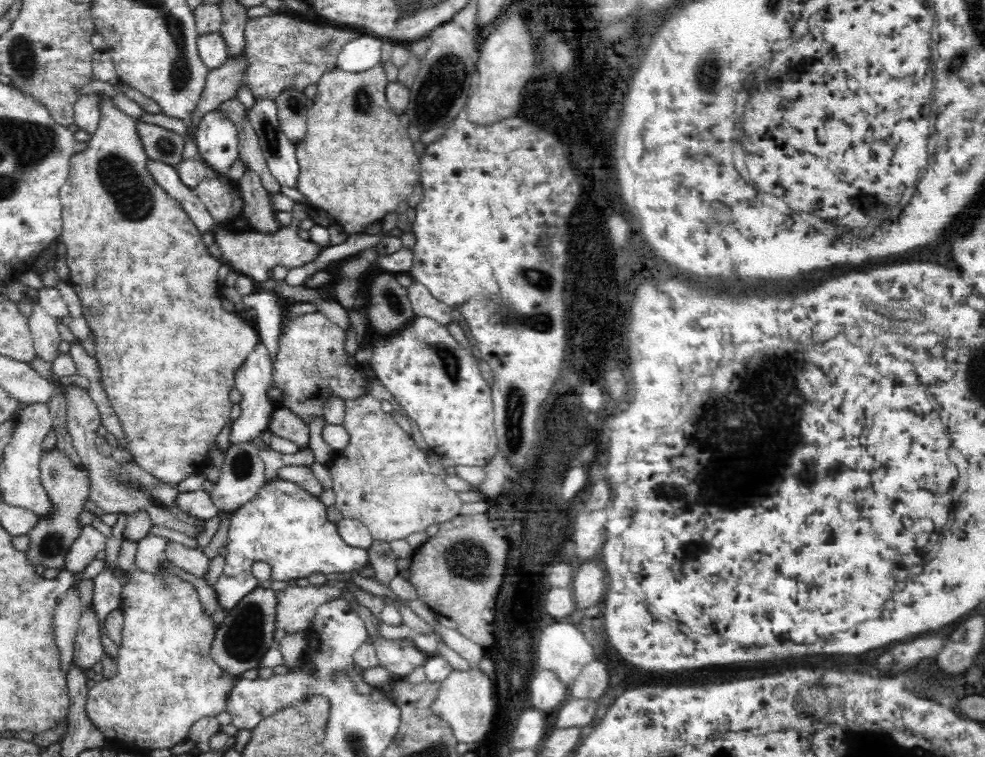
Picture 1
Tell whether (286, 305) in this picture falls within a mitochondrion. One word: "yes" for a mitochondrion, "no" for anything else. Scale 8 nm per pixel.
no

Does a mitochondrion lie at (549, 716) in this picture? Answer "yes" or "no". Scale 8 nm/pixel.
no

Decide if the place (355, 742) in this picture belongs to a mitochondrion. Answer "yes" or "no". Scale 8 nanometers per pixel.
yes

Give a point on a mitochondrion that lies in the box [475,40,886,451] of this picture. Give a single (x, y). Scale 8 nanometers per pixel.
(707, 75)

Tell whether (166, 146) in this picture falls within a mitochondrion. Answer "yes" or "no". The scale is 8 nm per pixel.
yes

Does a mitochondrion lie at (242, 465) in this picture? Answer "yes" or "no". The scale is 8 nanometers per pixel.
yes

